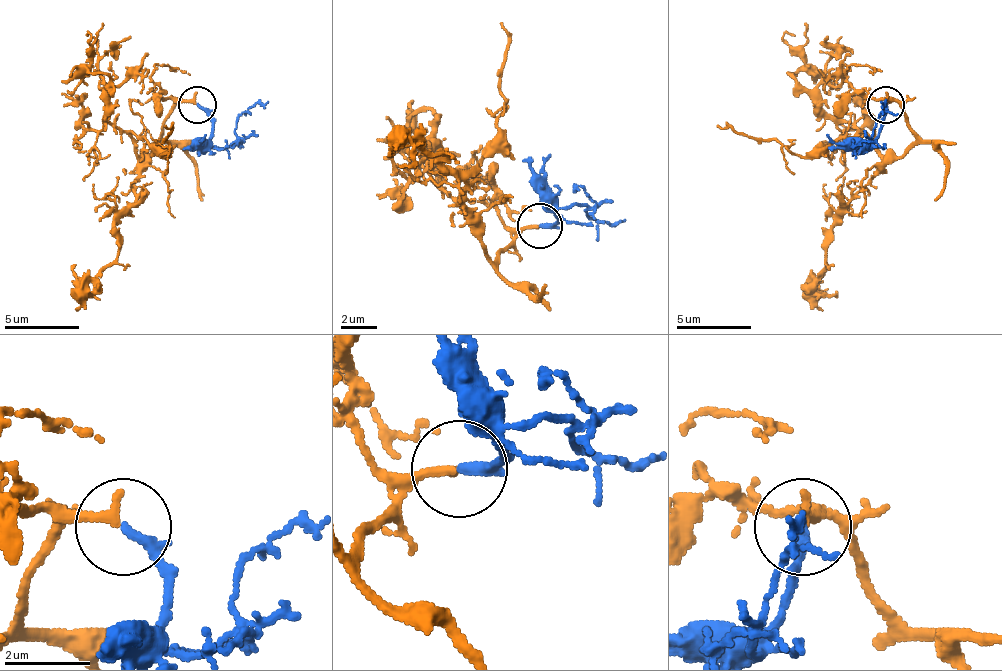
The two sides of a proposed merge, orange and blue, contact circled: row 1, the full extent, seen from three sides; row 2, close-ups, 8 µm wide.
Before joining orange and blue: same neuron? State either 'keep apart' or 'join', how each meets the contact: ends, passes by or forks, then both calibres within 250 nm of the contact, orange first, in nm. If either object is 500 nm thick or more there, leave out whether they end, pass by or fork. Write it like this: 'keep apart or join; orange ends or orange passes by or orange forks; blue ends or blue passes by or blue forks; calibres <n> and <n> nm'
join; orange ends; blue ends; calibres 240 and 260 nm

